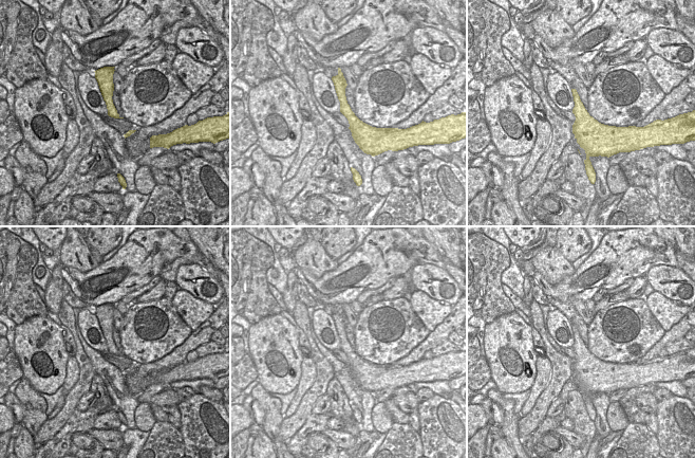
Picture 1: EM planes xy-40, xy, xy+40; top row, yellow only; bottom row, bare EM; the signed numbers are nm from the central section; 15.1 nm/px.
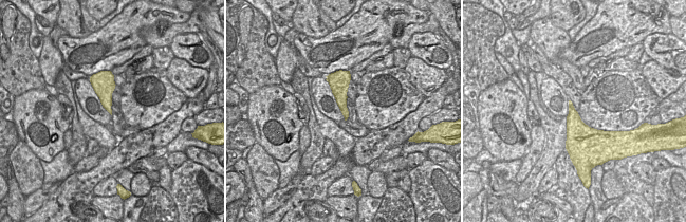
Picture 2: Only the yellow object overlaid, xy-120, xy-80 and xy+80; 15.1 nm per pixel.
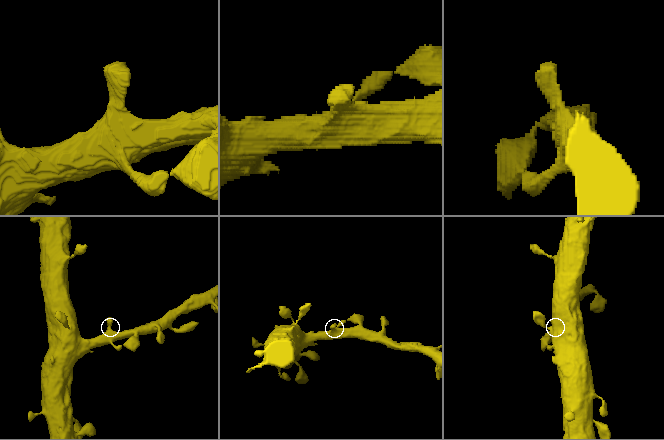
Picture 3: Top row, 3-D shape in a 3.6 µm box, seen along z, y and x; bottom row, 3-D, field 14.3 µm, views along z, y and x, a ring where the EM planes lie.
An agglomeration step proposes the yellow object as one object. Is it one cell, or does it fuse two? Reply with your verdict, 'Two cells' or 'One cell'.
One cell

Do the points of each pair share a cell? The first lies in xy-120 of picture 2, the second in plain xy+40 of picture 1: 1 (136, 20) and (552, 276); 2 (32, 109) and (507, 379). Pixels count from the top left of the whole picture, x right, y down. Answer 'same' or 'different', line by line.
1: different
2: same

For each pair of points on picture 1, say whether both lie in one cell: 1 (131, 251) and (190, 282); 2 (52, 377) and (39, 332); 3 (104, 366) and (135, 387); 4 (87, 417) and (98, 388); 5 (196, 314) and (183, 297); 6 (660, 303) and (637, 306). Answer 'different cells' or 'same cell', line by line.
1: different cells
2: same cell
3: different cells
4: different cells
5: same cell
6: different cells

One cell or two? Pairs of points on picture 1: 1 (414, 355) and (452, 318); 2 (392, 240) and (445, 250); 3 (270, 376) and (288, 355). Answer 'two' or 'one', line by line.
1: one
2: two
3: one

